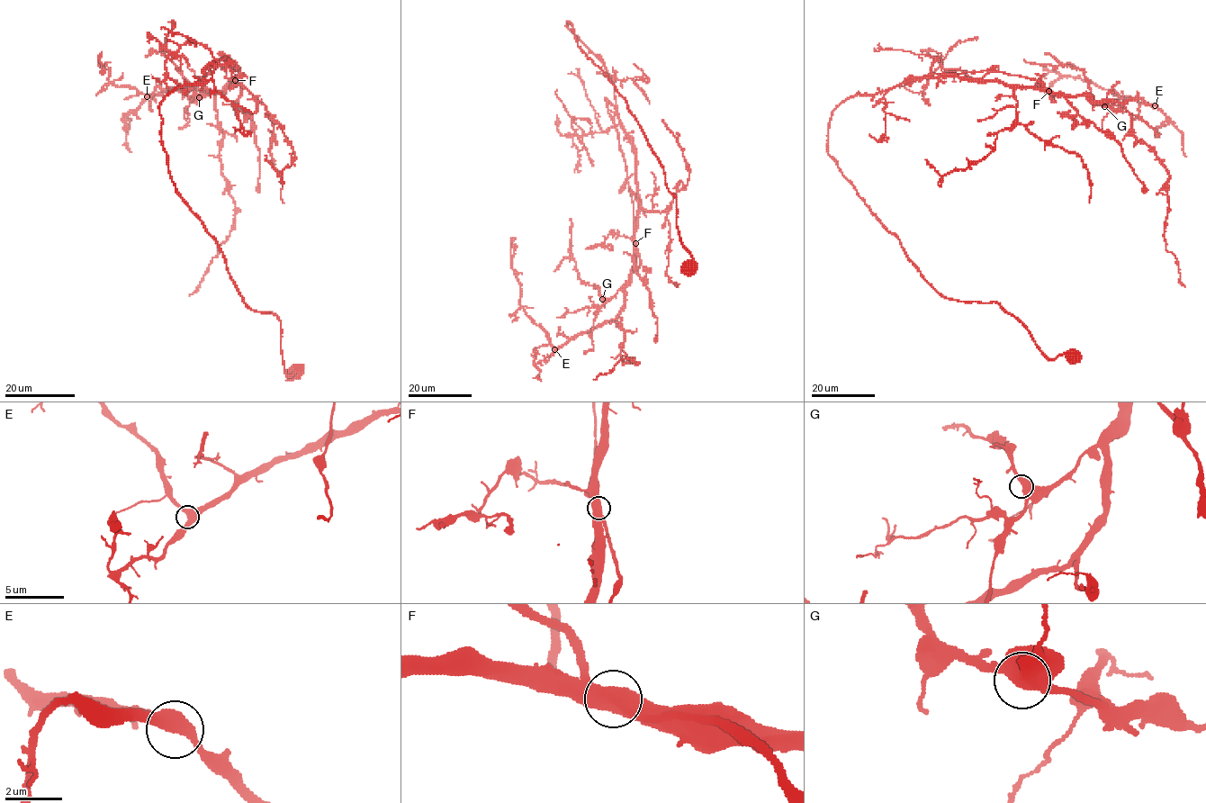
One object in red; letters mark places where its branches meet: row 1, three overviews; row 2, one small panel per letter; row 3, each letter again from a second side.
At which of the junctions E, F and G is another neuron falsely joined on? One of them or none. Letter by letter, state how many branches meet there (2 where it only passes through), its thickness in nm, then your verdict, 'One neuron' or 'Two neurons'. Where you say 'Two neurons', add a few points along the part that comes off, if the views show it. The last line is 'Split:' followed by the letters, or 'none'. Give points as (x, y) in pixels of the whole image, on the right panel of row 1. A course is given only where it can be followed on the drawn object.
E: Branches: 3. Thickness 440 nm. One neuron
F: Branches: 2. Thickness 650 nm. One neuron
G: Branches: 2. Thickness 500 nm. One neuron
Split: none

